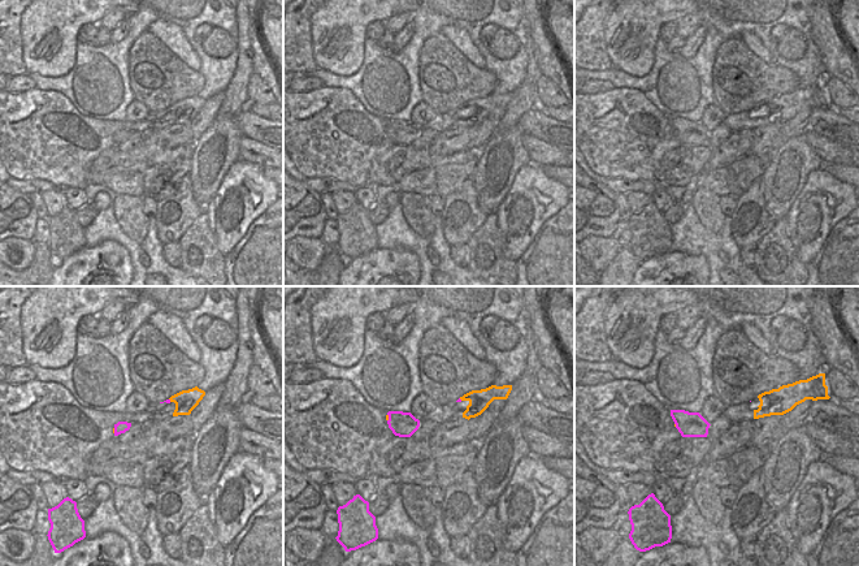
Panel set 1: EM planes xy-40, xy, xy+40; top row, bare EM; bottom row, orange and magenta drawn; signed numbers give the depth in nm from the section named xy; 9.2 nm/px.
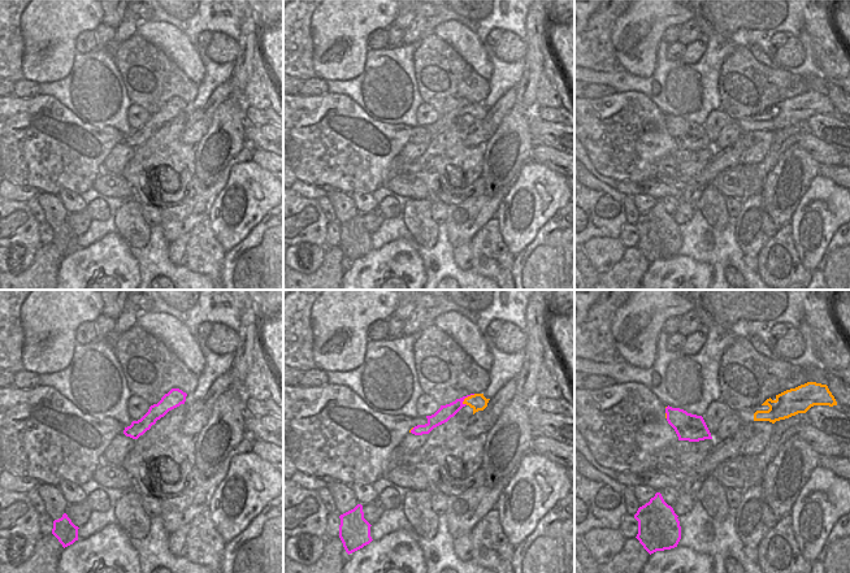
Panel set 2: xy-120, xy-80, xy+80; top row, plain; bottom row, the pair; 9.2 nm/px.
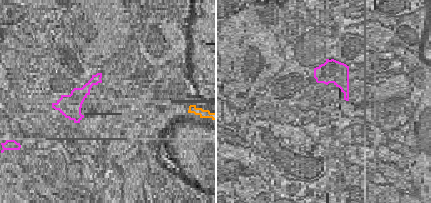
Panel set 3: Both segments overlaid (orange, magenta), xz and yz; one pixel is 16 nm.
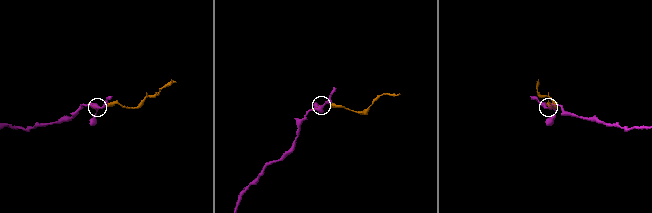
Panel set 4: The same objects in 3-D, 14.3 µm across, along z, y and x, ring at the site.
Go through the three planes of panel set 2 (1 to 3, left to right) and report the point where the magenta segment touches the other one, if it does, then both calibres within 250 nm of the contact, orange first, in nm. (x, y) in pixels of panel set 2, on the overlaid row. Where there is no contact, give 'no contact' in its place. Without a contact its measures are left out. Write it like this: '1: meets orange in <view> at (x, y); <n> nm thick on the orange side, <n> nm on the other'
1: no contact
2: meets orange in xy-80 at (467, 398); 150 nm thick on the orange side, 140 nm on the other
3: meets orange in xy+80 at (666, 415); 20 nm thick on the orange side, 260 nm on the other

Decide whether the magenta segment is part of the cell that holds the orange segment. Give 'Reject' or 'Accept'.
Reject.

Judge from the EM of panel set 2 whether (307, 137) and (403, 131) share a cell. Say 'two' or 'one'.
one

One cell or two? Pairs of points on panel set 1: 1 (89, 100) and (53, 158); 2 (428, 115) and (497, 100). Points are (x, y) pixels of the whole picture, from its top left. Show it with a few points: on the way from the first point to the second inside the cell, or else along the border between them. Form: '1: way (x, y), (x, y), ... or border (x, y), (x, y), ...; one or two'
1: border (57, 93), (61, 93), (83, 115), (111, 120); two
2: border (437, 115), (424, 126); two

